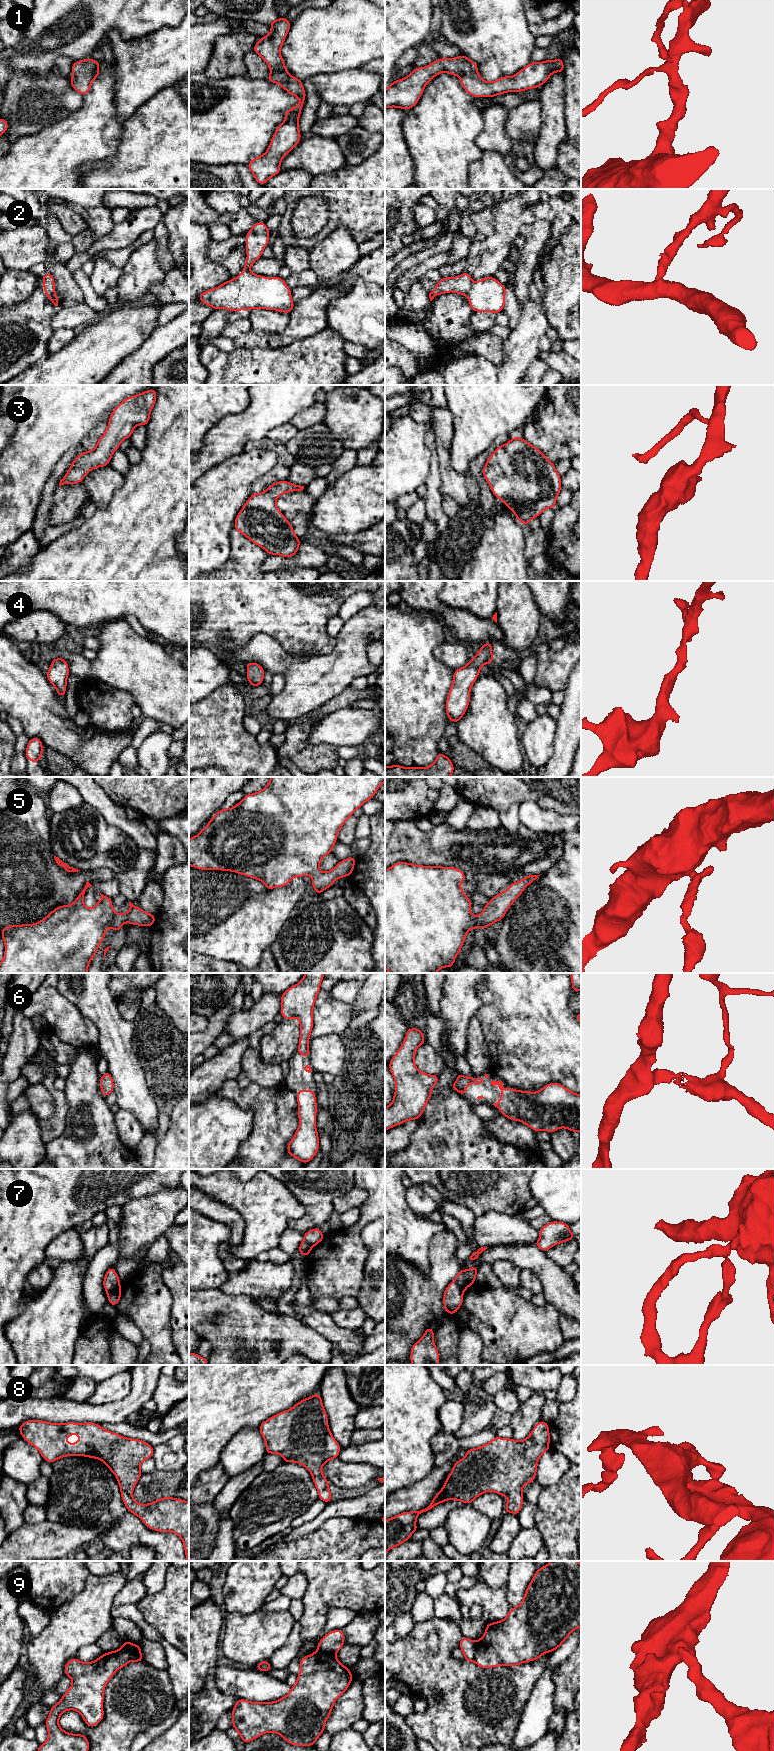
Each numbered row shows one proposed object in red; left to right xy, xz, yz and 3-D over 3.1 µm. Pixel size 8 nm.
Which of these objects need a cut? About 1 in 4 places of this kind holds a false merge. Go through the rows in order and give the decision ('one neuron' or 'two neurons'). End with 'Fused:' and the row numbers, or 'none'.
1: one neuron
2: one neuron
3: one neuron
4: one neuron
5: one neuron
6: one neuron
7: two neurons
8: one neuron
9: two neurons
Fused: 7, 9

